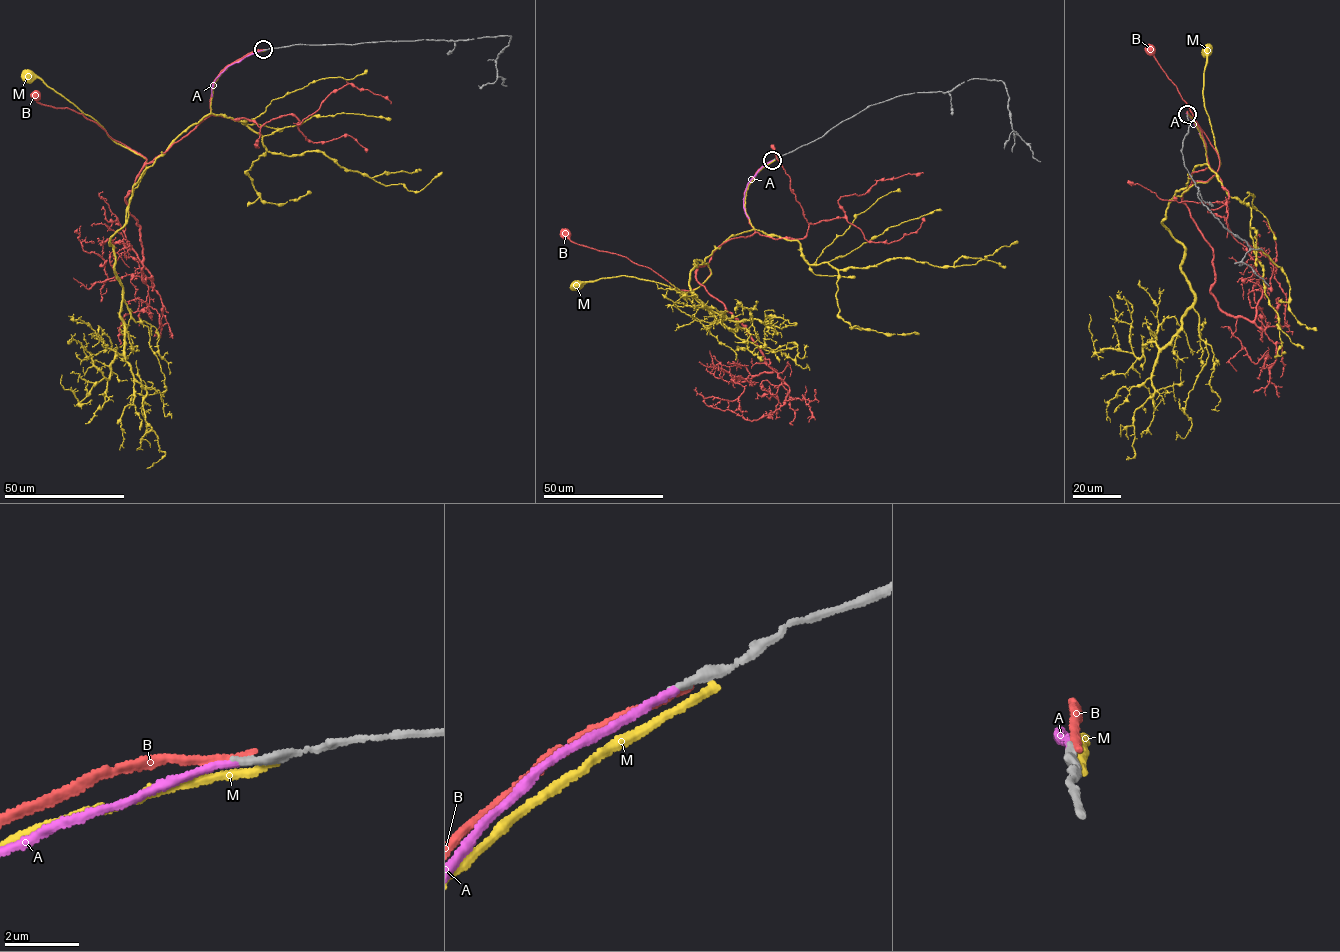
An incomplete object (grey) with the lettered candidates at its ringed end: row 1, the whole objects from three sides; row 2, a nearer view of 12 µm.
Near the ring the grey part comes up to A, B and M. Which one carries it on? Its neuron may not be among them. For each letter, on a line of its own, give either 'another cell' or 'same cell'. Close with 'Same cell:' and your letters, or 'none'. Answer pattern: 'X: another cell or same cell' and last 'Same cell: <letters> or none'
A: same cell
B: another cell
M: another cell
Same cell: A

